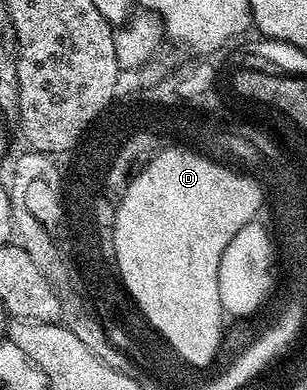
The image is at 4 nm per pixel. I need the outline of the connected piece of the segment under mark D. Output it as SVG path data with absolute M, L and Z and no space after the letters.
M165 147L153 158L150 165L145 166L140 173L134 177L127 191L123 195L122 202L116 210L114 227L117 228L117 254L119 255L119 268L125 269L125 281L133 288L135 299L141 301L150 316L158 321L165 329L165 333L171 334L175 349L180 349L182 361L195 359L206 359L209 361L209 353L213 353L213 345L217 345L217 252L221 245L229 240L229 233L237 229L241 217L249 214L249 206L255 201L255 191L249 181L241 181L241 172L212 156L201 151L194 151L189 147Z

